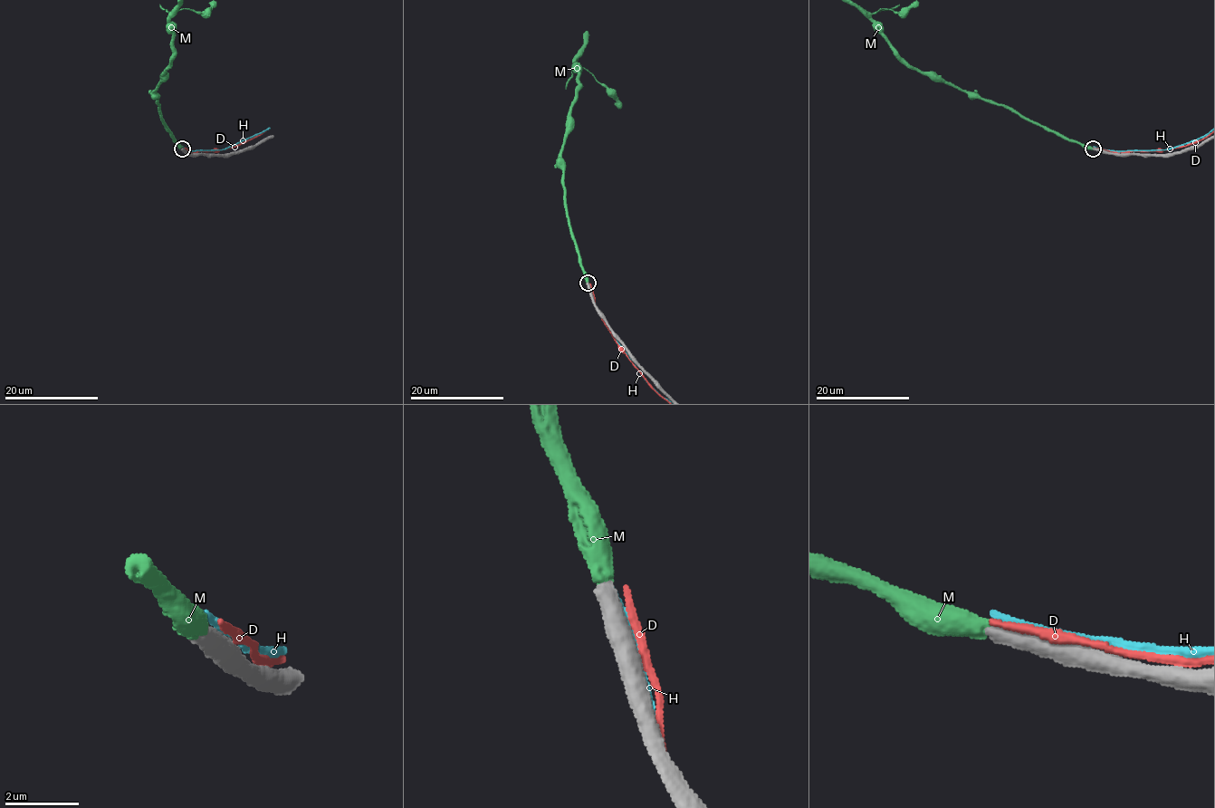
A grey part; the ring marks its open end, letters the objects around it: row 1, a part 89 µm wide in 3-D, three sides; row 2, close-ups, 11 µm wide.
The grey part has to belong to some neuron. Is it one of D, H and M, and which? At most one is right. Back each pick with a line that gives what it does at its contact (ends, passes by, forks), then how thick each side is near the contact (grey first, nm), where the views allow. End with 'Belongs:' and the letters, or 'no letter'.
M: it ends | 480/500 nm
Belongs: M

